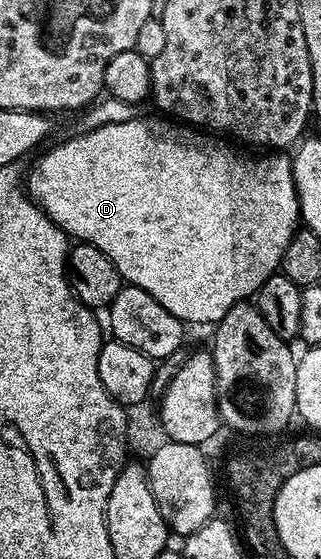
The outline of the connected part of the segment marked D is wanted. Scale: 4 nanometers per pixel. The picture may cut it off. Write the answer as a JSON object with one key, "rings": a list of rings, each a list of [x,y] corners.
{"rings":[[[136,118],[80,131],[78,133],[80,136],[75,136],[72,140],[67,140],[64,144],[49,149],[36,162],[35,169],[28,176],[26,173],[25,184],[35,203],[43,209],[44,214],[63,233],[71,238],[76,236],[74,238],[76,241],[97,246],[97,250],[101,250],[101,254],[105,254],[105,258],[109,258],[109,262],[113,262],[113,266],[117,266],[119,277],[130,287],[145,290],[145,294],[157,298],[157,302],[161,302],[161,306],[165,306],[165,310],[169,310],[169,314],[182,320],[184,325],[208,324],[208,326],[214,326],[221,318],[225,318],[225,314],[229,314],[229,310],[234,304],[244,303],[248,298],[254,297],[263,283],[280,271],[285,246],[289,246],[291,237],[295,235],[297,225],[301,220],[299,199],[293,182],[291,156],[287,154],[263,154],[263,157],[242,156],[241,153],[234,152],[230,148],[230,146],[232,147],[230,143],[219,138],[212,138],[206,131],[182,122],[172,123],[167,118],[159,119],[163,120]]]}

